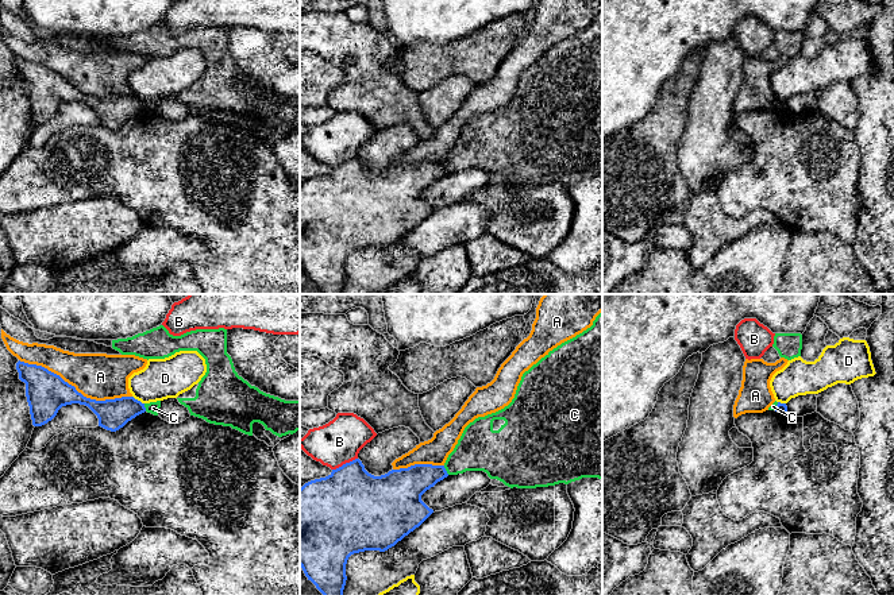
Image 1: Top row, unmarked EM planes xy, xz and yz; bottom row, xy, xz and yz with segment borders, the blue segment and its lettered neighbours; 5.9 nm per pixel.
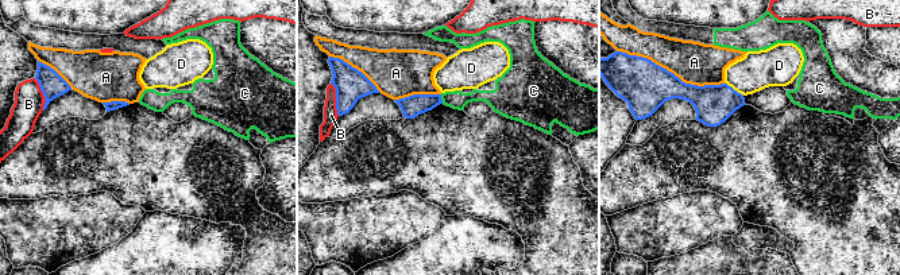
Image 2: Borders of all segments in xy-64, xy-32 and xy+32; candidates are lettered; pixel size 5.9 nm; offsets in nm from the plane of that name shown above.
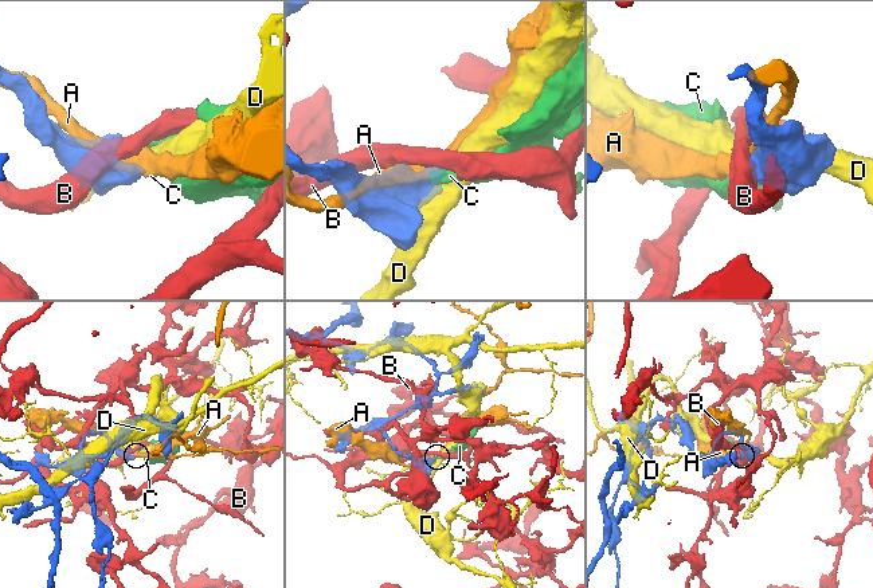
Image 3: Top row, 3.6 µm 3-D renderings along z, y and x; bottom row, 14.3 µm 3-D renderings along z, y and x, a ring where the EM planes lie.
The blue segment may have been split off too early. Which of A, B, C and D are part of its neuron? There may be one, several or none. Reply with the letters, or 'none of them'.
none of them

